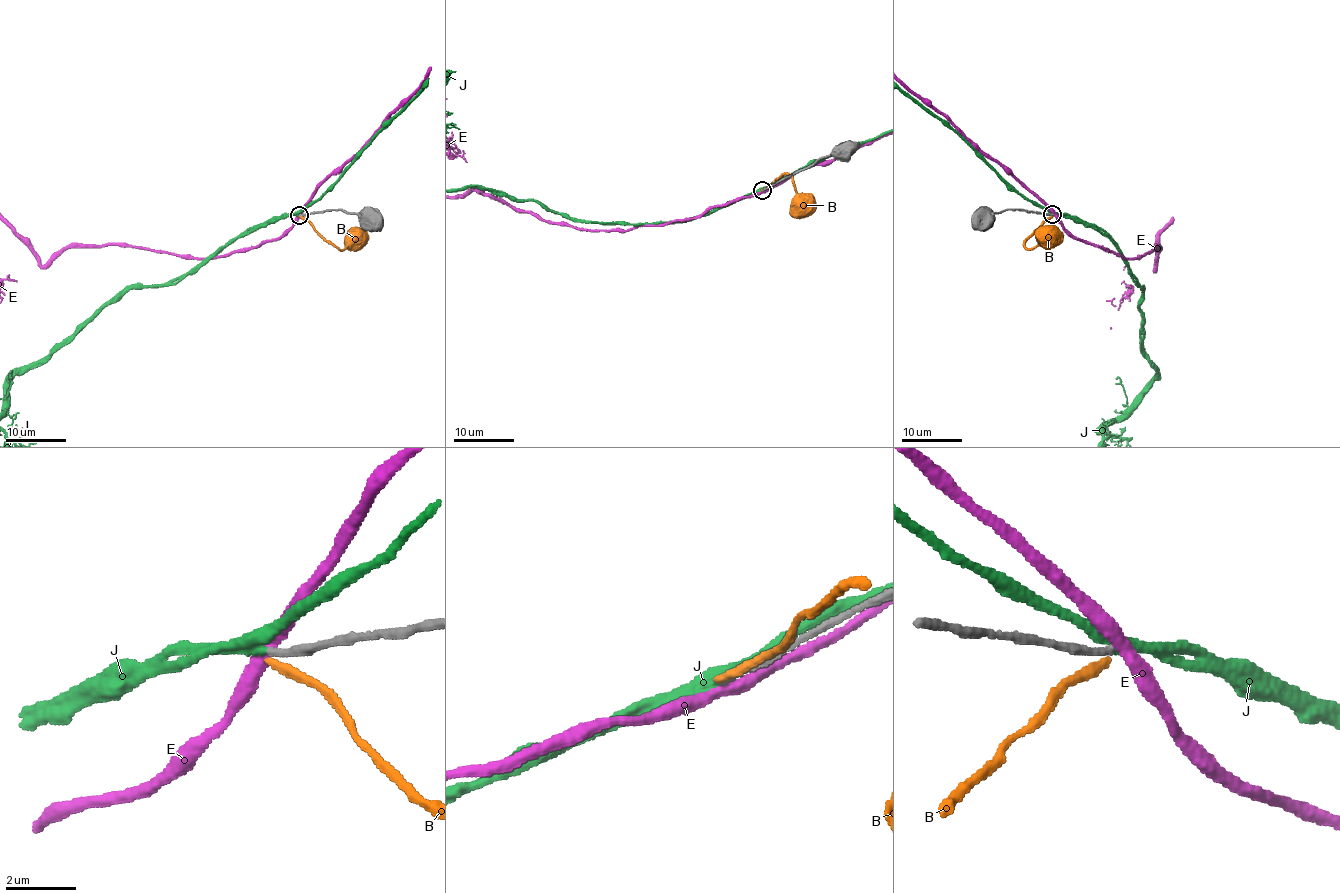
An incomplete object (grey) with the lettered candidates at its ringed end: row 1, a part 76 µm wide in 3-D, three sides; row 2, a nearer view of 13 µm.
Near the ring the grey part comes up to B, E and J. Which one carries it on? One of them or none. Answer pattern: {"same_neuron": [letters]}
{"same_neuron": ["J"]}

